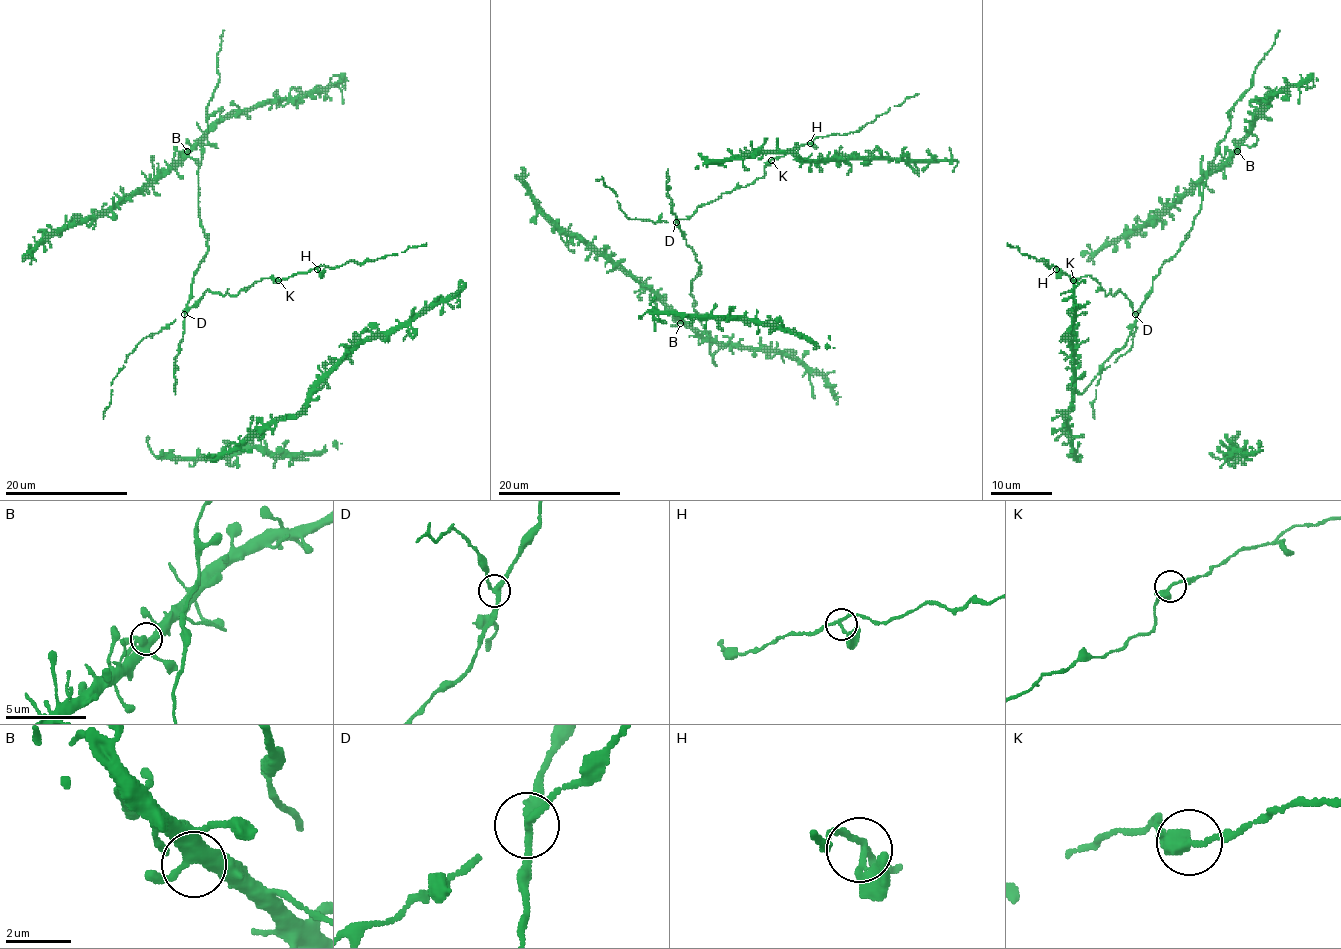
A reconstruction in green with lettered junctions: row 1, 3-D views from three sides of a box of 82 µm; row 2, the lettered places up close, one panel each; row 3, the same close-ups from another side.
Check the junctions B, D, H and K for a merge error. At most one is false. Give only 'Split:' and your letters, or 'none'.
Split: D

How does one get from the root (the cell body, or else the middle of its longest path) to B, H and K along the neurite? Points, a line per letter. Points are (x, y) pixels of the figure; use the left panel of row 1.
B: (204, 293), (184, 312), (195, 270), (207, 252), (207, 237), (198, 212), (201, 154), (195, 160), (187, 151)
H: (204, 293), (210, 290), (221, 295), (236, 295), (272, 275), (281, 279), (317, 269)
K: (204, 293), (210, 290), (221, 295), (236, 295), (272, 275), (278, 279)

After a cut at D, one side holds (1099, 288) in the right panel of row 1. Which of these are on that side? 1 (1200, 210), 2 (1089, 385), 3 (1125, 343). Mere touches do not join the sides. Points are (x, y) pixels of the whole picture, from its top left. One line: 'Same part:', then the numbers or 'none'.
Same part: none

